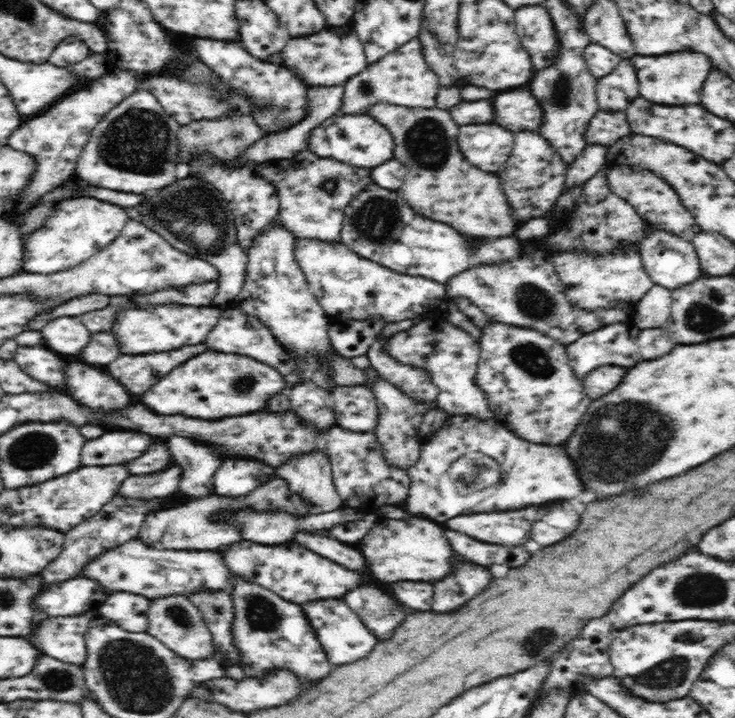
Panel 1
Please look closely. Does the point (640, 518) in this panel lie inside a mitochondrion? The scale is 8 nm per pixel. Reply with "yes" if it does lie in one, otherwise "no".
no

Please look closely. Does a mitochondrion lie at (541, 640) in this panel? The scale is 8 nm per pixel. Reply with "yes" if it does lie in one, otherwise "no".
yes

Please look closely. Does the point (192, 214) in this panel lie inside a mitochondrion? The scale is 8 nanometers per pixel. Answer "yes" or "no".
yes

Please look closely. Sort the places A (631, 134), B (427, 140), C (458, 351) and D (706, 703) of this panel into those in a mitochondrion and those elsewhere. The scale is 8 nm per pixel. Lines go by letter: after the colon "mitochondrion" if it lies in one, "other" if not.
A: other
B: mitochondrion
C: other
D: other

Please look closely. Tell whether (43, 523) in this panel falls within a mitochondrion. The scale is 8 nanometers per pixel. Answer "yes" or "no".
no

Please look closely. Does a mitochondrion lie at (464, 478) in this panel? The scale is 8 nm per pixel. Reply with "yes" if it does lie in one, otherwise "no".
yes

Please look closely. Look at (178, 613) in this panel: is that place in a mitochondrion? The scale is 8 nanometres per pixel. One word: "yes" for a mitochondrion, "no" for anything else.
yes

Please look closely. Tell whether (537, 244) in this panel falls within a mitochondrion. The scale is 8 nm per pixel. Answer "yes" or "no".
no

